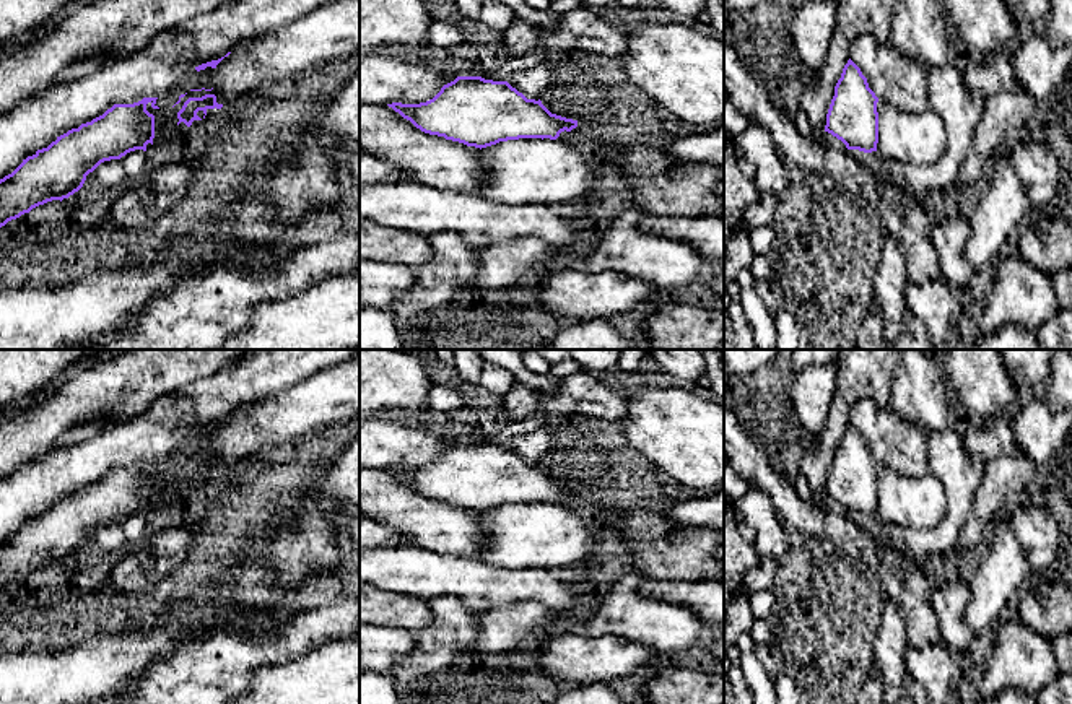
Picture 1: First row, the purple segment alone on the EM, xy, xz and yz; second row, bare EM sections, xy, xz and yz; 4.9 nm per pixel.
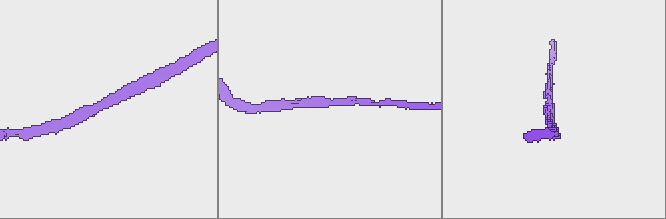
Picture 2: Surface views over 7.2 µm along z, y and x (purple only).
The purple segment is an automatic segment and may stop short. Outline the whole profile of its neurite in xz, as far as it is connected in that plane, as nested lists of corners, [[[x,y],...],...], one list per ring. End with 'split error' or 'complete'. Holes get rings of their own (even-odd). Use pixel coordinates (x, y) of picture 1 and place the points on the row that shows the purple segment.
[[[457,76],[426,102],[392,102],[387,106],[425,133],[444,137],[446,140],[480,150],[519,138],[556,140],[561,132],[571,132],[577,127],[577,120],[551,114],[540,99],[527,99],[508,81],[493,81],[482,76]]]; complete

